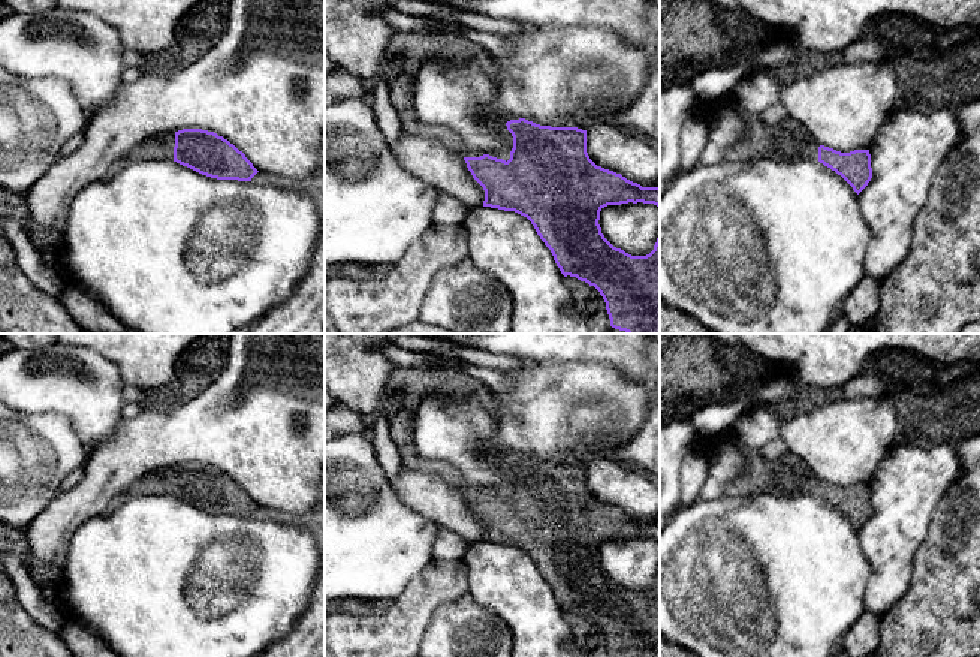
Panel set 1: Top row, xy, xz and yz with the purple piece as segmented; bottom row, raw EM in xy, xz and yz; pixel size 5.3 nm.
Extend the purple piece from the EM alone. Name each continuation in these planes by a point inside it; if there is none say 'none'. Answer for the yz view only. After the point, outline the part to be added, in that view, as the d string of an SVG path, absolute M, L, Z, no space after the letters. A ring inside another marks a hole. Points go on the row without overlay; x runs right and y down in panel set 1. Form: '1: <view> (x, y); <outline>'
1: yz (787, 476); M739 440L738 443L745 456L745 471L727 485L727 495L766 492L775 497L818 497L820 479L797 455L787 452L778 459L766 459L759 449L748 449Z

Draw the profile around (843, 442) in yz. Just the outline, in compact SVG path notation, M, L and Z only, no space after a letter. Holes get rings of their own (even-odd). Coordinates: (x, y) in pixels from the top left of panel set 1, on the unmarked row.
M892 395L826 401L784 419L780 438L824 482L841 488L869 485L887 450L898 443L899 401Z

